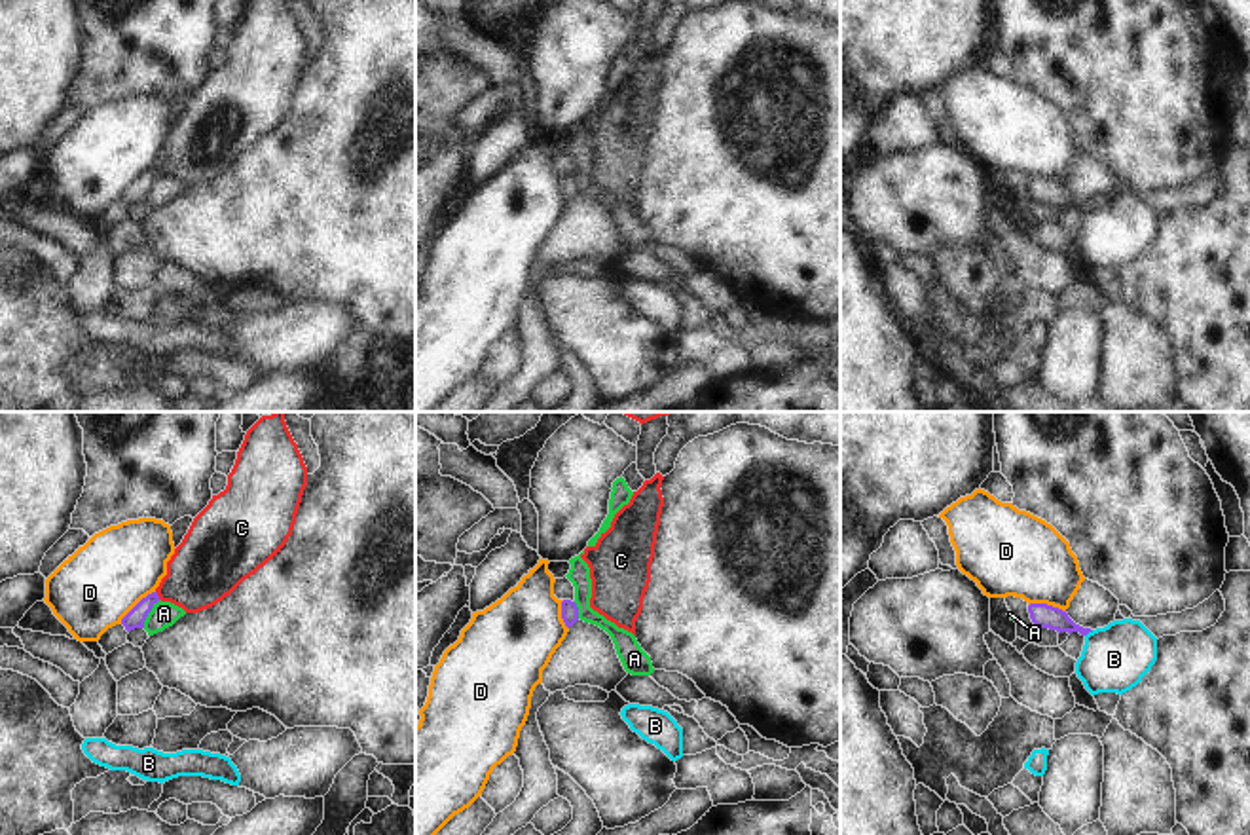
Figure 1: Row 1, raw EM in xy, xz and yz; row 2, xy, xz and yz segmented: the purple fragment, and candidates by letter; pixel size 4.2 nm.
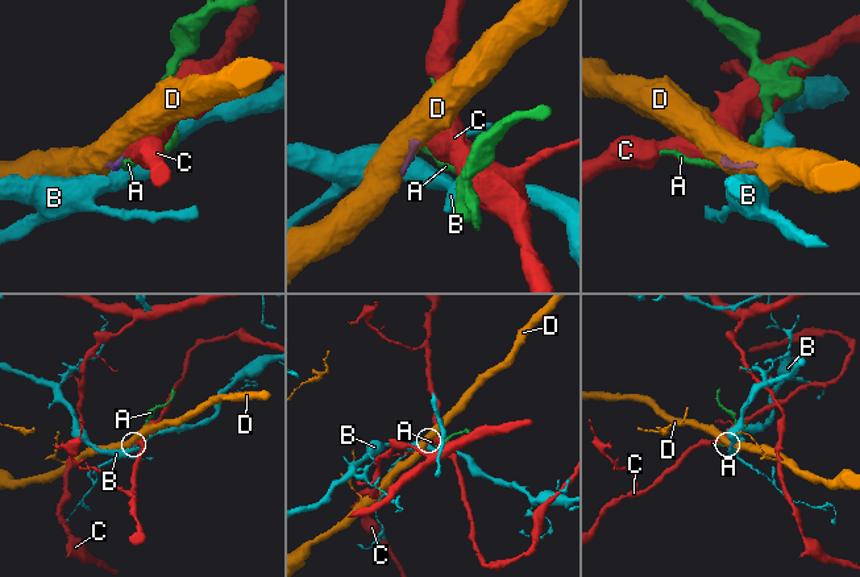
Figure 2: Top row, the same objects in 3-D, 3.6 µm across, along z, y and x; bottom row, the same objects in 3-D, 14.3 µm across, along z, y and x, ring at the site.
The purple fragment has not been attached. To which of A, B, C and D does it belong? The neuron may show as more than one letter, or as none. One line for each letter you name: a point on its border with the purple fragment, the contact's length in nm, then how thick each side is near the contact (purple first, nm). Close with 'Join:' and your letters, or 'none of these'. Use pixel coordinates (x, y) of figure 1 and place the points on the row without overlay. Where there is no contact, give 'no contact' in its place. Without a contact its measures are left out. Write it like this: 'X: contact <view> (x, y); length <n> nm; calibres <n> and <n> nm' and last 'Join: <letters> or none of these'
C: contact xy (156, 169); length 40 nm; calibres 80 and 300 nm
Join: C

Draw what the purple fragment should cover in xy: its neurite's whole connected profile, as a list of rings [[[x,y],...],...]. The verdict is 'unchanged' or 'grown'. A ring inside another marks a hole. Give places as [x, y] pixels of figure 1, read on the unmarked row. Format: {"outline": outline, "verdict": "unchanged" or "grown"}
{"outline": [[[252,0],[226,65],[193,93],[159,161],[121,194],[125,205],[144,203],[159,175],[199,188],[230,171],[286,120],[305,61],[307,42],[288,2]]], "verdict": "grown"}

